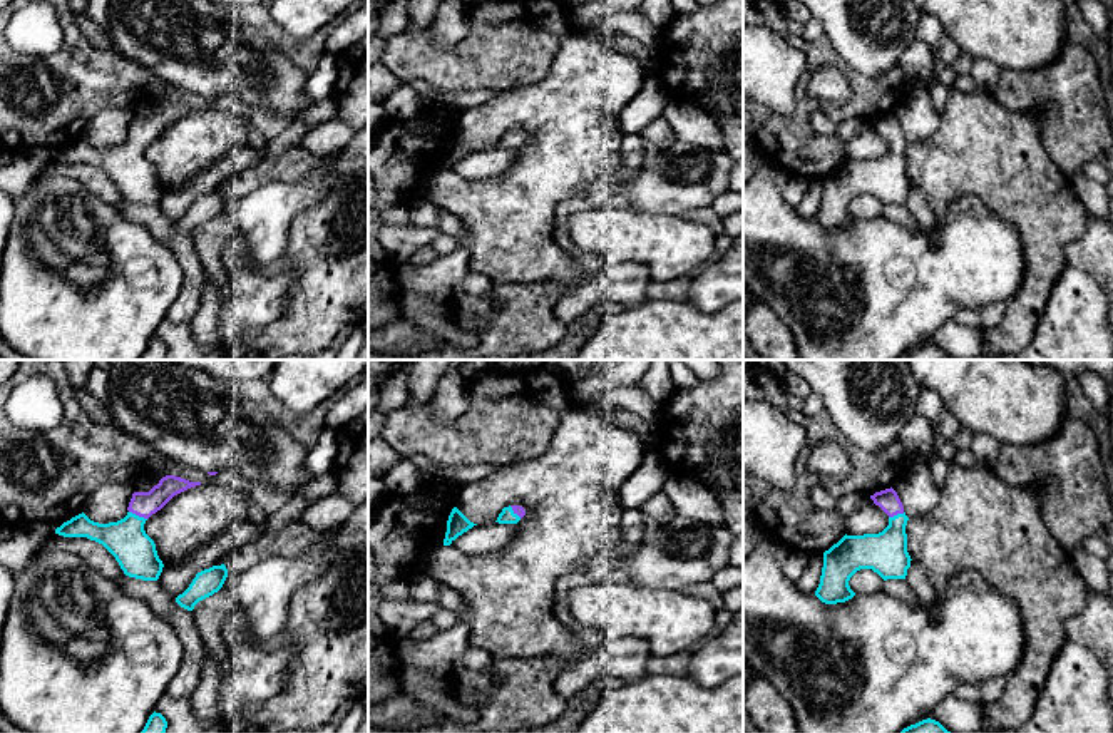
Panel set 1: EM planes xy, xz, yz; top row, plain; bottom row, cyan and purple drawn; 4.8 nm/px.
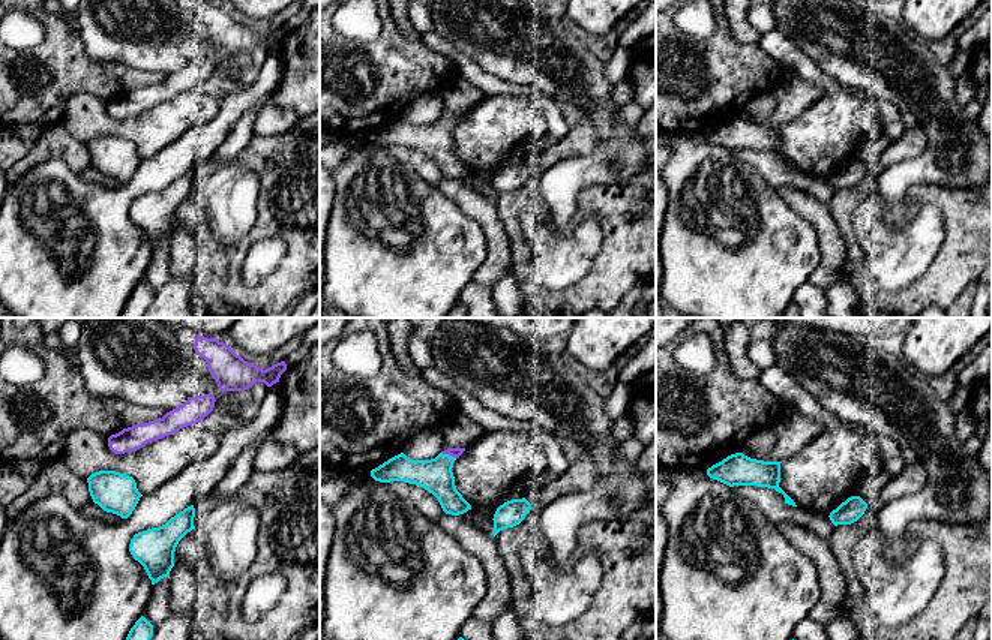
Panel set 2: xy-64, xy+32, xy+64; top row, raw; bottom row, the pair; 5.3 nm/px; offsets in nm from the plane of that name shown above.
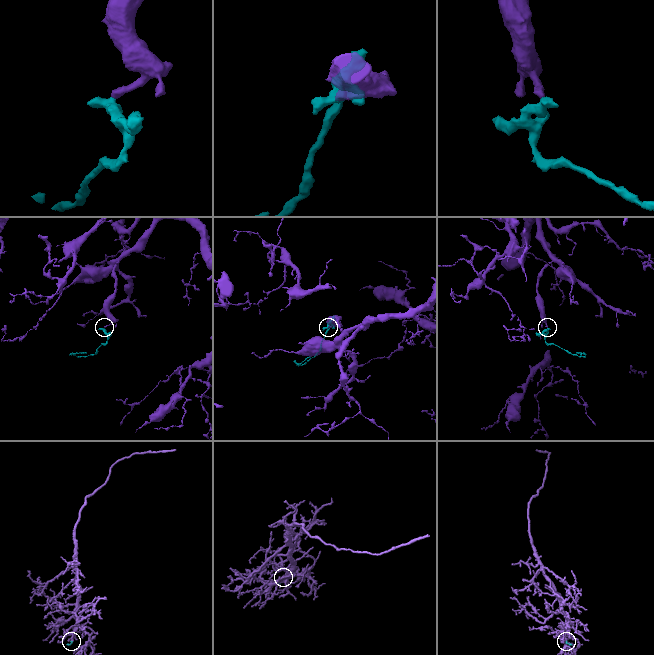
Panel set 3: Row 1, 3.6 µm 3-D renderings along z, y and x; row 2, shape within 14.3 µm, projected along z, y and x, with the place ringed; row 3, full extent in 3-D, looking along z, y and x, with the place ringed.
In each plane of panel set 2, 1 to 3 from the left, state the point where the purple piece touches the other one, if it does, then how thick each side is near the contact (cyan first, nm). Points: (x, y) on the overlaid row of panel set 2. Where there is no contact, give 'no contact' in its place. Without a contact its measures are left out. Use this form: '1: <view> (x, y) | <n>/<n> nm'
1: no contact
2: xy+32 (447, 454) | 180/50 nm
3: no contact

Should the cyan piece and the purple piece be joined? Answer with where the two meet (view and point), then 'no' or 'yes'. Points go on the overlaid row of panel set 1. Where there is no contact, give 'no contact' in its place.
contact xy (138, 516); yes

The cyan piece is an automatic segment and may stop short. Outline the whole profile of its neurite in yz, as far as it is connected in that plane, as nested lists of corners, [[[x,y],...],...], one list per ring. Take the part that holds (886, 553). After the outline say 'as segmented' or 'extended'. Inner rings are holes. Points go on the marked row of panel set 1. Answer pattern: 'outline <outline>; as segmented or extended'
outline [[[890,487],[870,495],[889,515],[889,525],[879,534],[844,536],[823,552],[823,567],[815,596],[825,604],[845,602],[855,596],[850,577],[872,569],[884,581],[905,579],[910,567],[905,525],[909,517],[897,492]]]; extended

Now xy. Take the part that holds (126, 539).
outline [[[166,475],[149,492],[134,492],[127,515],[117,522],[99,524],[84,512],[64,522],[55,534],[64,537],[87,537],[102,544],[119,562],[126,576],[157,581],[162,561],[154,541],[146,534],[146,520],[161,510],[174,495],[201,485],[176,475]]]; extended

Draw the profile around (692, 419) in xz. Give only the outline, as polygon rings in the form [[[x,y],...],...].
[[[716,360],[720,373],[713,380],[700,380],[695,387],[676,388],[659,405],[654,422],[654,443],[673,472],[696,480],[708,464],[708,450],[713,445],[713,470],[708,474],[708,487],[725,507],[726,527],[743,534],[743,360]]]

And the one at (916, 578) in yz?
[[[910,561],[910,567],[907,569],[905,582],[916,592],[919,602],[932,604],[936,601],[936,594],[932,586],[927,581],[927,576],[922,569]]]

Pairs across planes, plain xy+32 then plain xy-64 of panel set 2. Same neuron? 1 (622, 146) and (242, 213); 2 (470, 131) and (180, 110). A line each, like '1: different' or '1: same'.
1: same
2: same

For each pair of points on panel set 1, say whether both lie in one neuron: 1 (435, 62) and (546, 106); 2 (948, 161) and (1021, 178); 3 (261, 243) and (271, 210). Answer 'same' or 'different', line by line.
1: different
2: same
3: same

